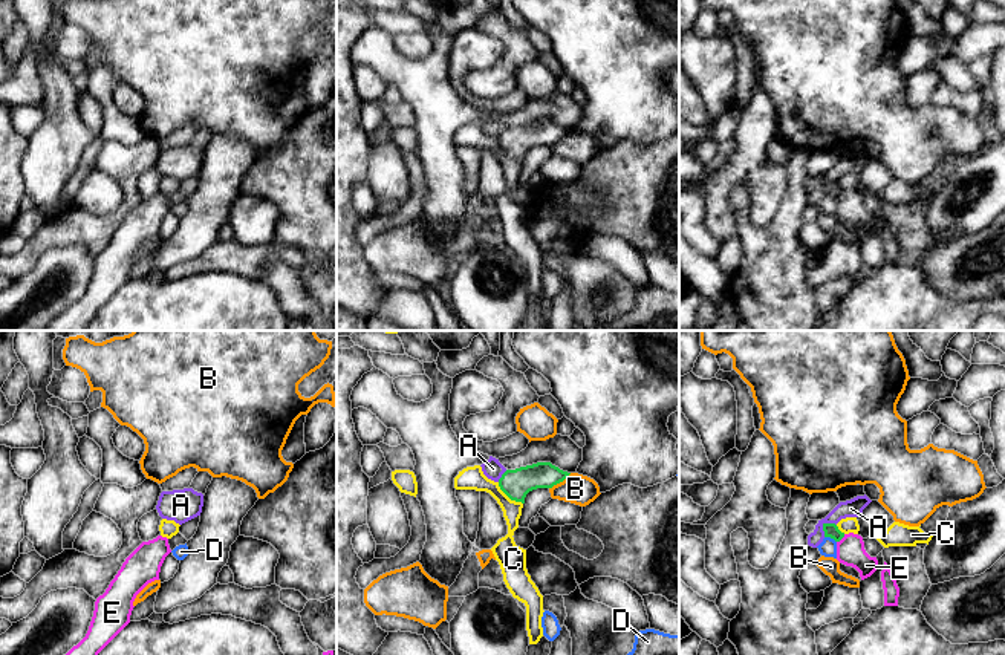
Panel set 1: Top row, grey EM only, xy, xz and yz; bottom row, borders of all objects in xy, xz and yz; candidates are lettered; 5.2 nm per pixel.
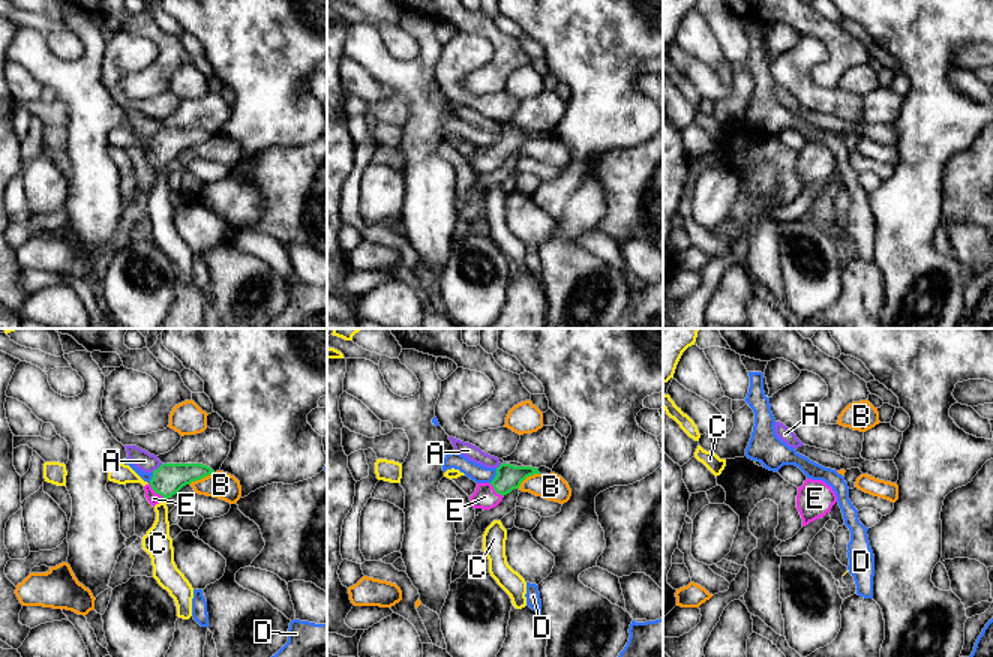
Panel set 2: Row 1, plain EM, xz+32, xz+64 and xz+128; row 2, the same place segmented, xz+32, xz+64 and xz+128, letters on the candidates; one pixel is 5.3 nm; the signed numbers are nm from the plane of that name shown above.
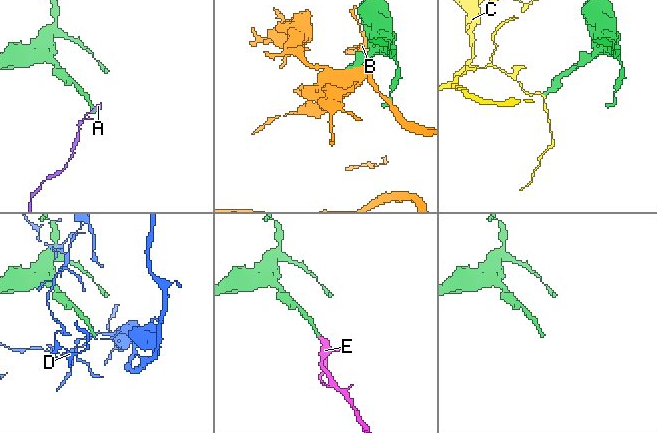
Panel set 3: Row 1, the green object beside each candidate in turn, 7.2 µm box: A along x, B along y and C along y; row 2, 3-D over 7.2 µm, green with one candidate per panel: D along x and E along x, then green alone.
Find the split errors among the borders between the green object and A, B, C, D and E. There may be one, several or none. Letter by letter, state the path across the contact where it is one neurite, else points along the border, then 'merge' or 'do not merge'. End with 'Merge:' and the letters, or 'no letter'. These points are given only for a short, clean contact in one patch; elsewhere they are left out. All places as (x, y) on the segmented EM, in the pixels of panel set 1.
A: border along yz (834, 522), (823, 525), (823, 536); do not merge
B: do not merge
C: border along xz (497, 482), (511, 499), (522, 504); do not merge
D: do not merge
E: runs through yz (831, 530), (840, 539), (851, 551); merge
Merge: E

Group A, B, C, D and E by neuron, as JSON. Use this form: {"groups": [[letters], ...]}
{"groups": [["A"], ["B"], ["C"], ["D"], ["E"]]}

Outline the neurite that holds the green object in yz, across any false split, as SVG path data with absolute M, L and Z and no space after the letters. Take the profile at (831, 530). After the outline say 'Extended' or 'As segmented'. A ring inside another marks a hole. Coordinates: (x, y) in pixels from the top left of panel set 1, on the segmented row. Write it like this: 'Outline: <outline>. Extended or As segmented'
Outline: M823 523L823 531L824 537L831 537L837 542L837 560L846 566L855 568L861 580L877 571L878 560L866 552L861 536L854 533L844 534L835 523Z. Extended

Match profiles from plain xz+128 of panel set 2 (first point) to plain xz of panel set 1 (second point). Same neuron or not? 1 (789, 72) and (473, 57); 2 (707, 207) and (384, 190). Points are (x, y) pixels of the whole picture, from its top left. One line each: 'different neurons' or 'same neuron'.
1: same neuron
2: same neuron

